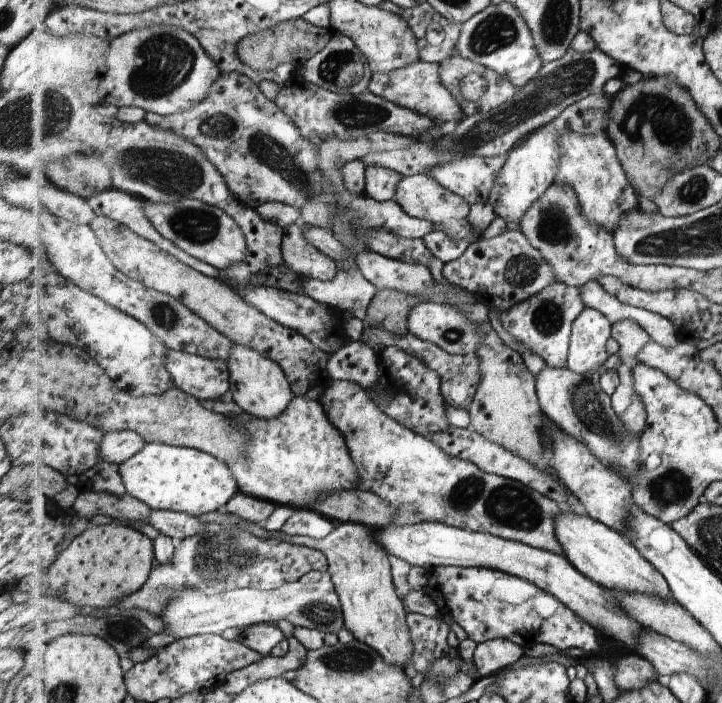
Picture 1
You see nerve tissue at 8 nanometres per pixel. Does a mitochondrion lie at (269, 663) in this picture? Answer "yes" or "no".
no

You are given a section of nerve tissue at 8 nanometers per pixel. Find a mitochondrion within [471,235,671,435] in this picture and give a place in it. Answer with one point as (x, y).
(520, 271)

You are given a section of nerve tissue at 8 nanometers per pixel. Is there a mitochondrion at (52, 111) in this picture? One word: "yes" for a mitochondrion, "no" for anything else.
yes

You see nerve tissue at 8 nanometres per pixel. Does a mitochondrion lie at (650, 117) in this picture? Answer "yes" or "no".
yes

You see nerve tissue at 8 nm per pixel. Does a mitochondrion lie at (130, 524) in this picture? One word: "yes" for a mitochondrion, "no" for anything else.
no

